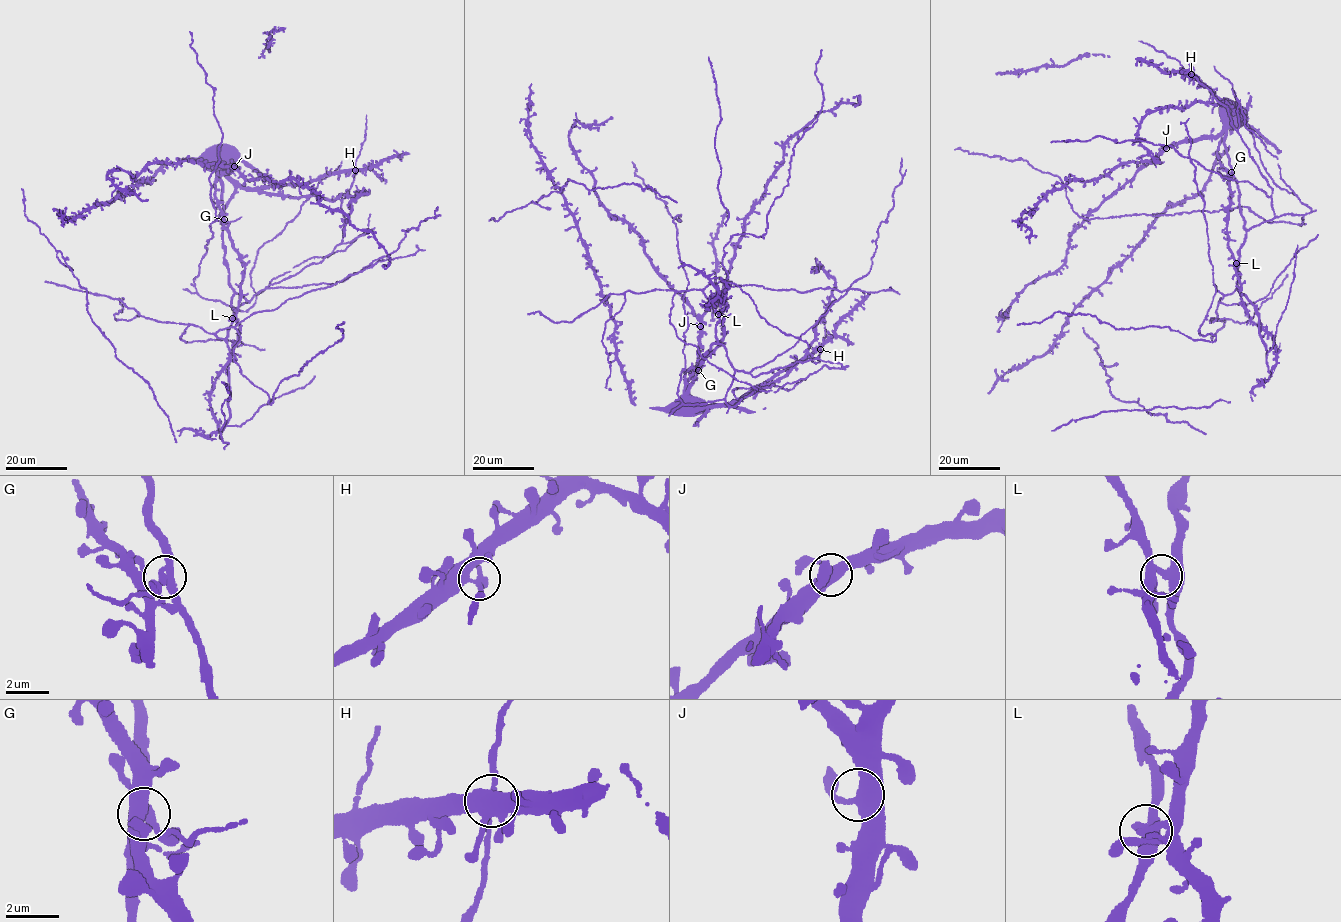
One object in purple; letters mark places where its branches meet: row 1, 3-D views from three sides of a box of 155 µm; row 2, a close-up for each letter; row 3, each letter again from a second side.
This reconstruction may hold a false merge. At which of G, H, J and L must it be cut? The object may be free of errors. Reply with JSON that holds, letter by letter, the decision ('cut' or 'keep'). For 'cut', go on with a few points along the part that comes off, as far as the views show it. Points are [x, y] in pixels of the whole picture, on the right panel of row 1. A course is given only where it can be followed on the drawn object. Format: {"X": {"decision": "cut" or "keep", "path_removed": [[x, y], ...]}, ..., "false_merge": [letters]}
{"G": {"decision": "cut", "path_removed": [[1231, 172], [1223, 175], [1218, 167]]}, "H": {"decision": "keep"}, "J": {"decision": "keep"}, "L": {"decision": "keep"}, "false_merge": ["G"]}

